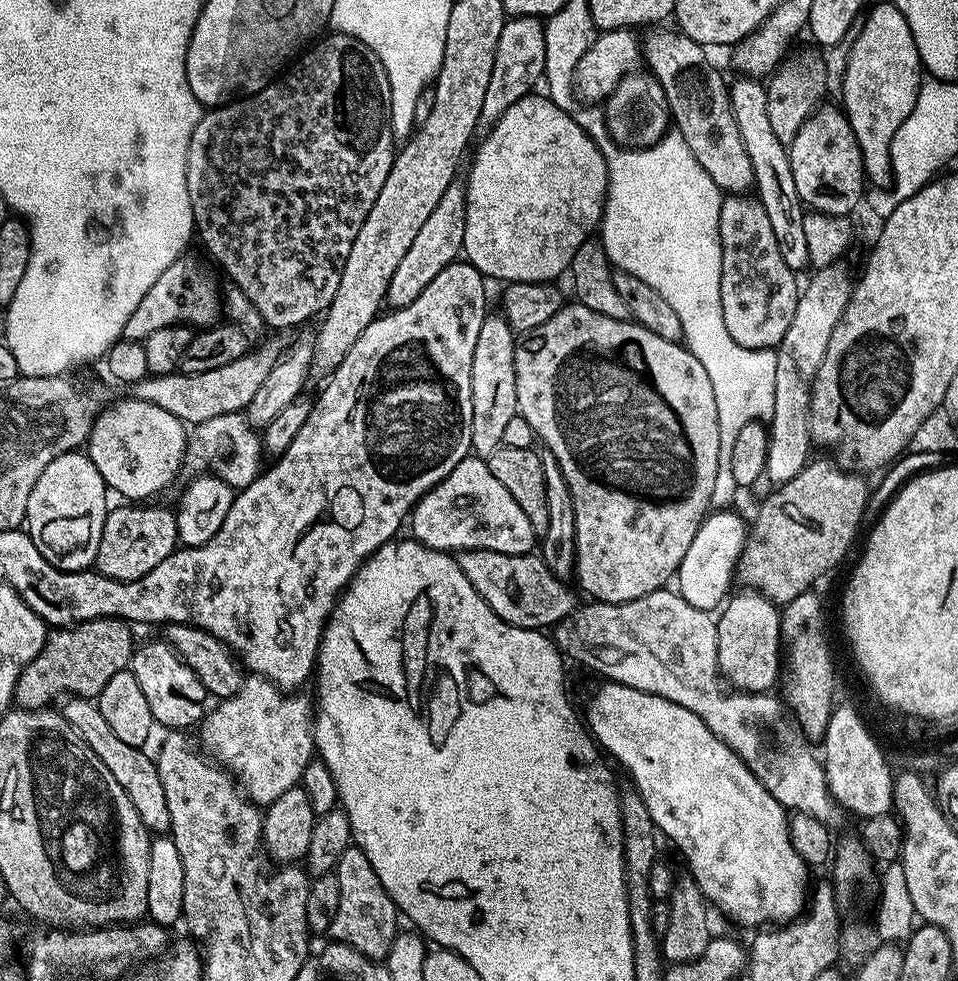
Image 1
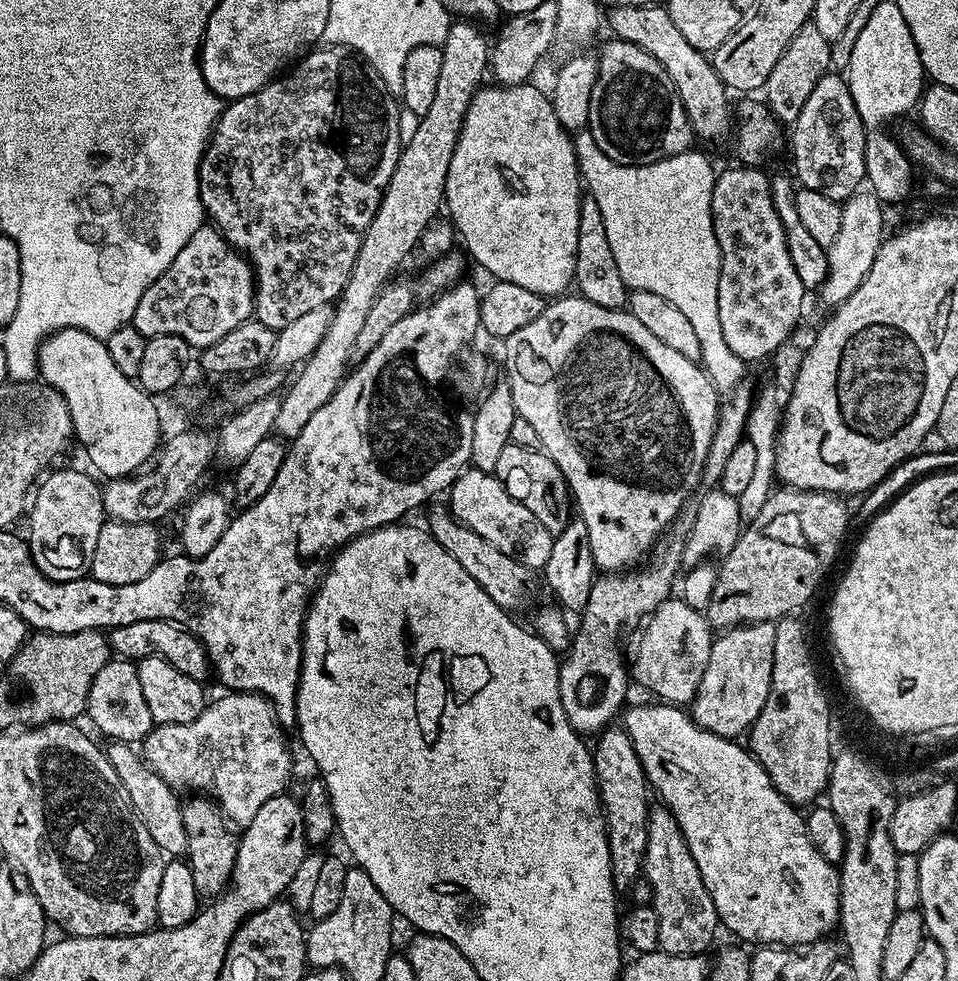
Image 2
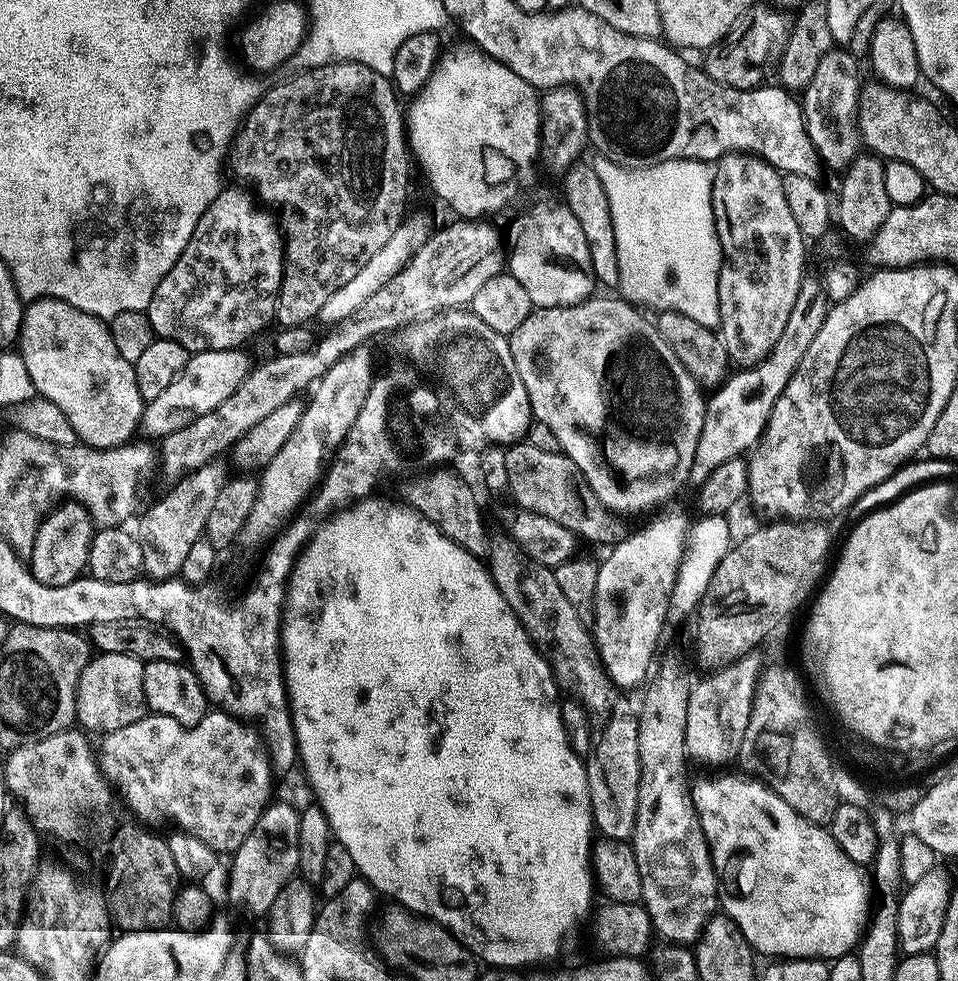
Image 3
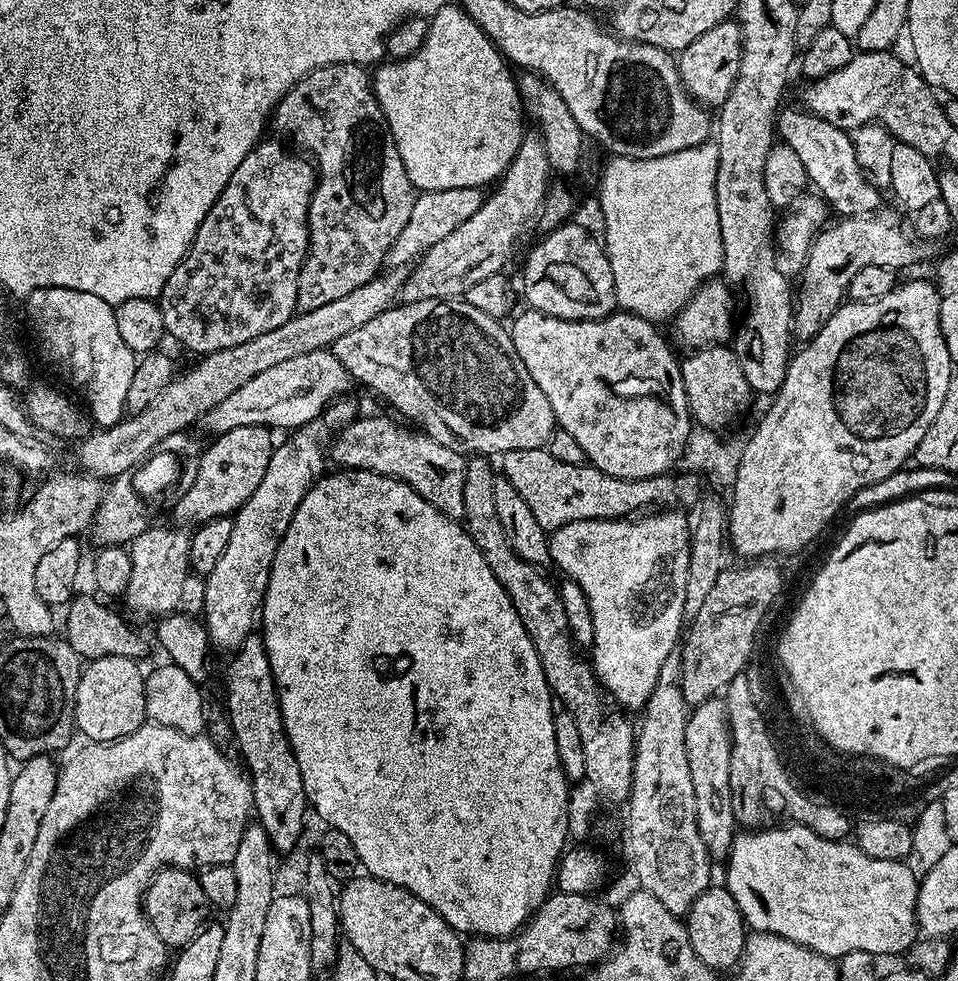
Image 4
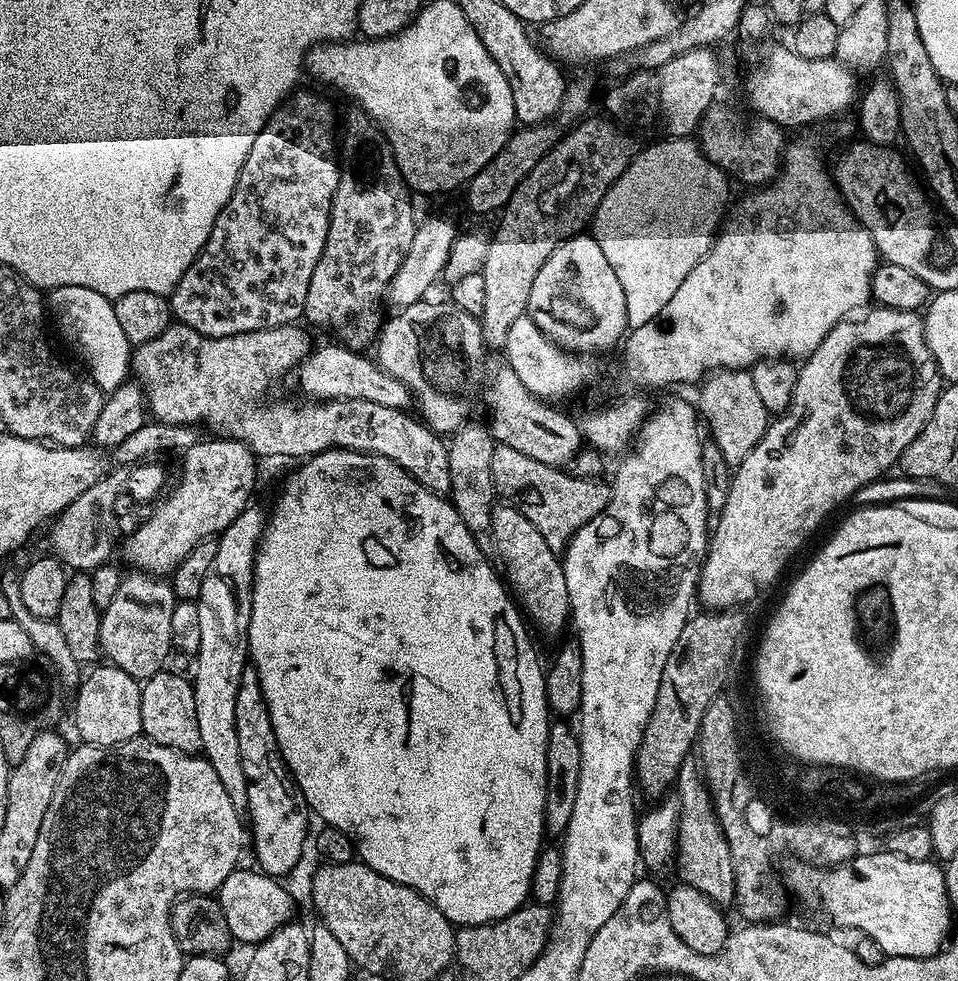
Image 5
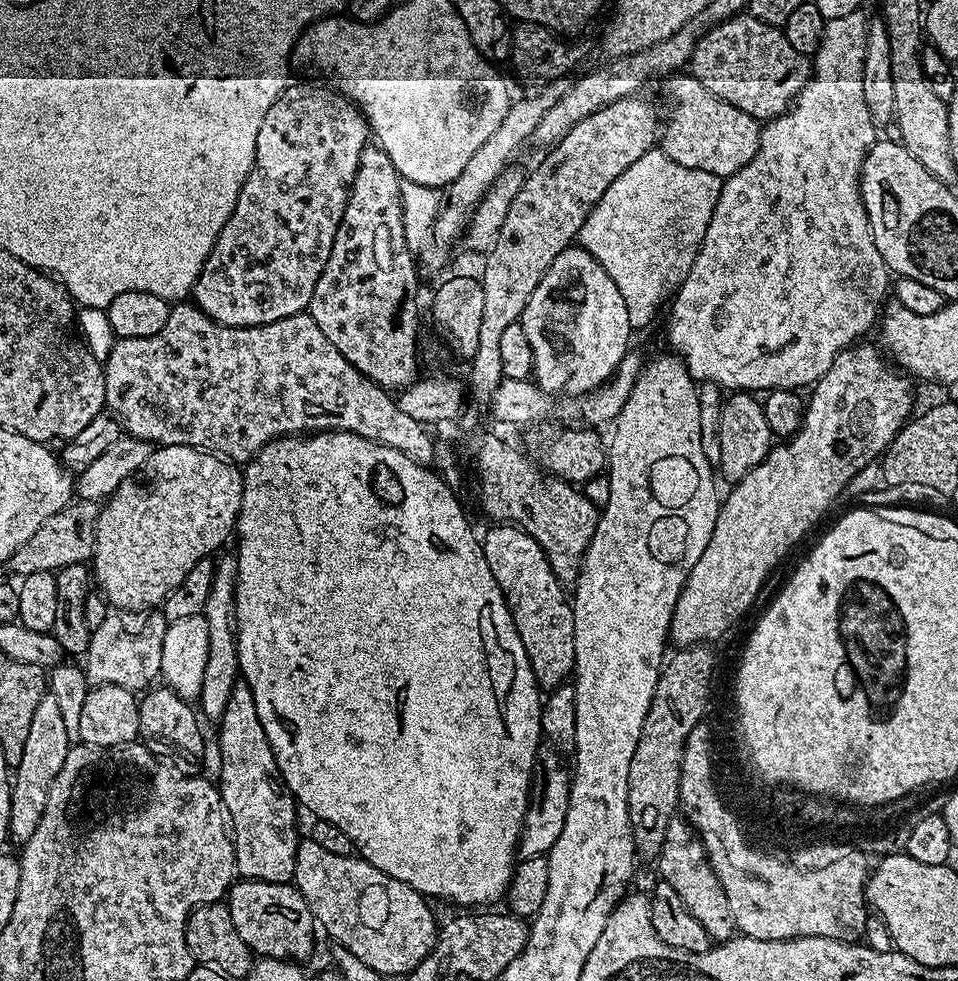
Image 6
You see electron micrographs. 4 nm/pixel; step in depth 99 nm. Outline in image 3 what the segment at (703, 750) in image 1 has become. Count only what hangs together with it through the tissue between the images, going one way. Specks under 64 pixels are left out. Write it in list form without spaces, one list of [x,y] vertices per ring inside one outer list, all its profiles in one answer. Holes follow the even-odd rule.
[[[743,774],[737,780],[727,780],[724,776],[704,776],[701,780],[691,781],[690,793],[692,804],[696,811],[696,819],[700,823],[701,832],[705,842],[708,843],[709,853],[712,856],[713,869],[716,872],[717,886],[719,888],[718,904],[723,915],[728,916],[738,930],[742,930],[742,938],[752,947],[753,953],[761,957],[787,958],[790,960],[823,960],[833,962],[841,956],[847,956],[859,945],[869,923],[868,911],[872,908],[873,885],[863,867],[846,858],[844,851],[834,842],[831,831],[827,827],[810,822],[802,818],[786,801],[778,798],[773,788],[769,788],[763,780],[753,778],[751,775]]]

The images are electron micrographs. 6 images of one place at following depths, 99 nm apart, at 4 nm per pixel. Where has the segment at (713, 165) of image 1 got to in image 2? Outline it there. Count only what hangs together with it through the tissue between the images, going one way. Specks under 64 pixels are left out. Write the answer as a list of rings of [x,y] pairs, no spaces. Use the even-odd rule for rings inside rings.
[[[667,7],[612,8],[609,13],[606,24],[612,27],[611,35],[615,39],[630,42],[662,62],[682,98],[695,139],[709,140],[712,144],[722,143],[727,136],[729,139],[734,132],[734,112],[731,107],[728,109],[729,89],[724,87],[722,78],[718,78],[711,59],[686,42],[682,30],[674,26],[674,18],[670,18]]]

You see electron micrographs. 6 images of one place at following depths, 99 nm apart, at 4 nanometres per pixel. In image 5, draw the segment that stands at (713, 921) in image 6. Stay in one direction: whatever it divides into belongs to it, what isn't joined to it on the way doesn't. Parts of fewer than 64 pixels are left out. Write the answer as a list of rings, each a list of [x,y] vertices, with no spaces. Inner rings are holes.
[[[695,759],[685,760],[677,772],[674,799],[680,807],[674,859],[676,864],[680,863],[679,879],[685,884],[694,886],[694,890],[702,890],[706,898],[710,898],[720,907],[731,907],[736,898],[734,862],[730,846],[716,817],[712,791],[708,789],[701,765]]]

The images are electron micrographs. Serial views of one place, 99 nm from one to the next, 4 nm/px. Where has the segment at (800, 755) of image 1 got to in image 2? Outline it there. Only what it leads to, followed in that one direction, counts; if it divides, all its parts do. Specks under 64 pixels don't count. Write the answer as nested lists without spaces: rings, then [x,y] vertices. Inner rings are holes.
[[[670,598],[656,607],[640,630],[636,653],[632,660],[630,656],[631,679],[649,688],[656,695],[653,697],[661,701],[673,706],[691,705],[702,682],[714,639],[714,629],[707,615],[701,609],[691,608],[683,598]]]

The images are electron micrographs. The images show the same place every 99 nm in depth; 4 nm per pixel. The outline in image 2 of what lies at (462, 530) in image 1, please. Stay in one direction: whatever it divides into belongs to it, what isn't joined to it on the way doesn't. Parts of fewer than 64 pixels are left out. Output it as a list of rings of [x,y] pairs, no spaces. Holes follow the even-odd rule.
[[[469,467],[461,471],[450,489],[452,504],[450,511],[460,523],[465,524],[474,534],[482,534],[490,546],[498,546],[502,554],[514,558],[520,564],[533,570],[543,569],[546,558],[550,558],[550,546],[554,533],[546,530],[522,502],[510,498],[510,494],[500,485],[499,480],[490,472]]]

